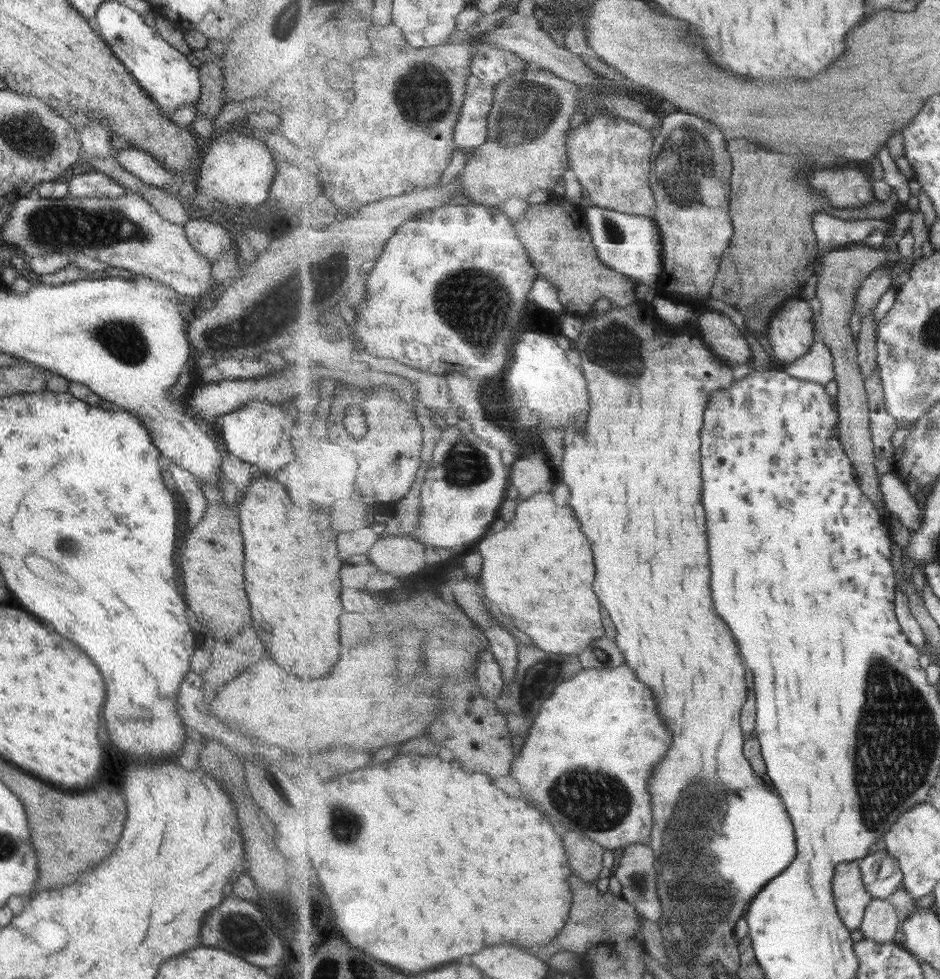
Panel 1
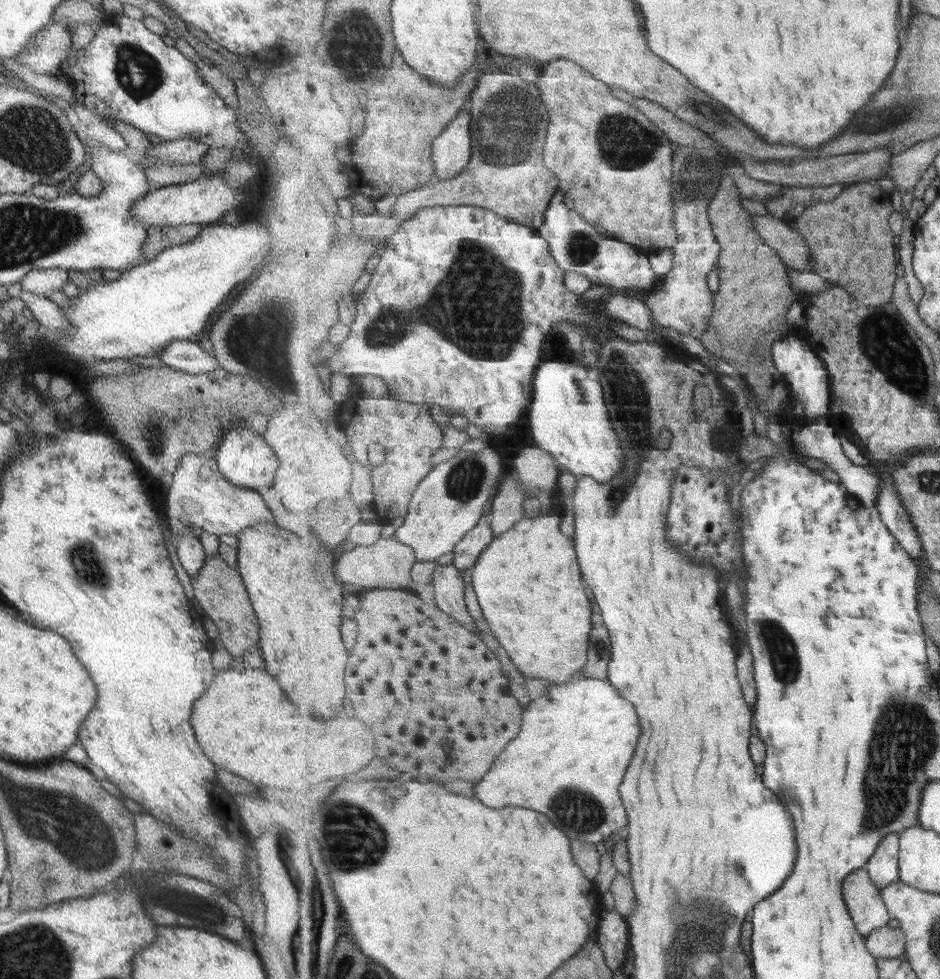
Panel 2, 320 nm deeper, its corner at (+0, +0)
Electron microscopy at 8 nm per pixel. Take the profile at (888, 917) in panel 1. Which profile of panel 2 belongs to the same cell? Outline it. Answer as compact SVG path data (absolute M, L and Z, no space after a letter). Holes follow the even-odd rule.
M882 926L867 936L866 945L876 958L899 958L906 951L906 932L900 926Z

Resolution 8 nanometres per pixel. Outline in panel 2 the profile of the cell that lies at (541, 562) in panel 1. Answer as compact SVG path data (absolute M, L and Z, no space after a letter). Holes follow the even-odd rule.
M550 508L546 515L539 514L533 518L523 517L511 530L507 530L499 536L495 536L491 544L483 551L472 571L472 586L477 593L484 618L488 623L488 627L494 633L496 640L500 646L509 654L510 660L516 665L524 678L541 678L551 682L551 684L561 684L569 682L579 670L584 670L589 659L589 634L593 630L593 622L591 622L591 602L587 598L585 592L585 584L581 578L582 570L579 570L579 561L577 558L576 545L573 540L569 540L569 536L563 534L561 530L562 516L553 513Z

